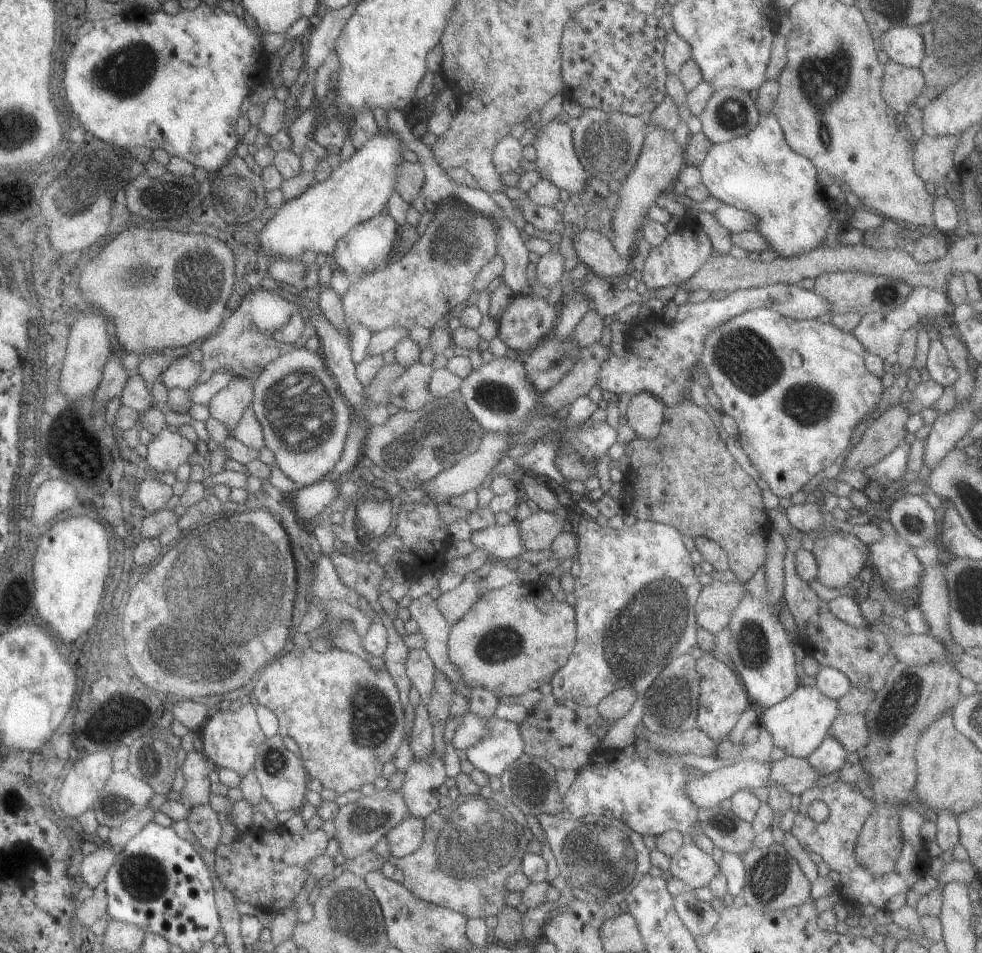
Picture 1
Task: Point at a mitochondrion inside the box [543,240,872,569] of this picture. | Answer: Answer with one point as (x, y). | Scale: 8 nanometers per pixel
(740, 347)

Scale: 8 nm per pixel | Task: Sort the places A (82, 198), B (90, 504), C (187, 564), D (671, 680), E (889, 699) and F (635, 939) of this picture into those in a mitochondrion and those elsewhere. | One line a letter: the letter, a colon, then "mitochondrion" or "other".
A: mitochondrion
B: other
C: other
D: mitochondrion
E: other
F: other

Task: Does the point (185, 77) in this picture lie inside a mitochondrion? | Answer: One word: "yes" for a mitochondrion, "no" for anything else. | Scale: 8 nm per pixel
no

